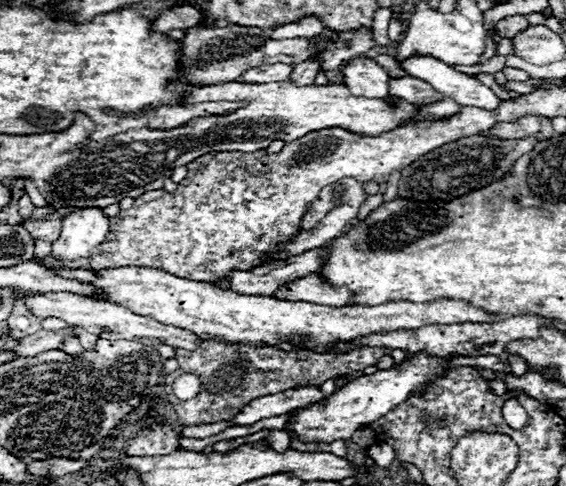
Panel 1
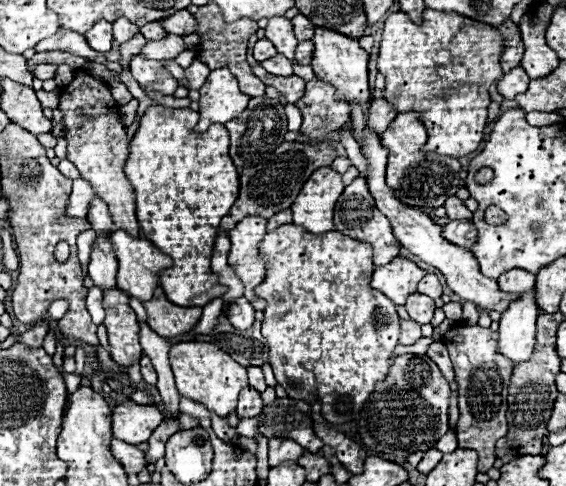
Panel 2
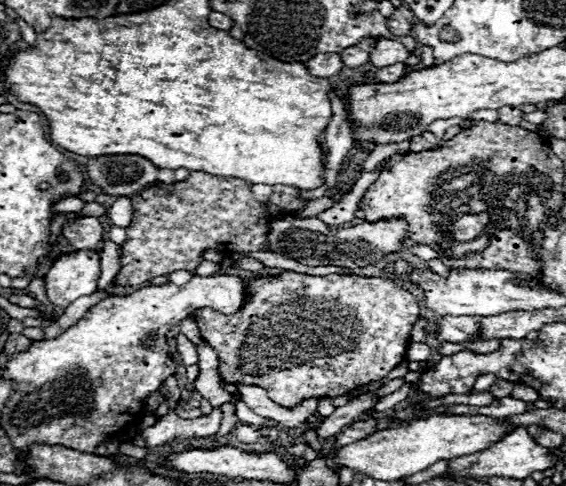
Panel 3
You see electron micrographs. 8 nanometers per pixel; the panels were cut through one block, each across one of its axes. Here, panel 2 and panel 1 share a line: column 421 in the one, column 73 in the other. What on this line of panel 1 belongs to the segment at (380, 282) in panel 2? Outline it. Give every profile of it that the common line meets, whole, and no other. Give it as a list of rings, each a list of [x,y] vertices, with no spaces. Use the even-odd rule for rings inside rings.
[[[50,268],[62,278],[74,278],[78,282],[92,284],[96,288],[94,300],[108,300],[120,306],[128,306],[134,314],[152,316],[158,322],[180,326],[196,334],[210,334],[228,338],[230,342],[266,342],[282,344],[286,336],[312,336],[310,350],[334,340],[350,340],[374,332],[394,330],[416,330],[428,324],[464,324],[464,322],[492,322],[488,312],[456,300],[434,300],[434,302],[384,302],[384,304],[358,304],[358,306],[324,306],[312,302],[278,300],[274,296],[252,296],[236,294],[234,290],[222,290],[214,284],[178,278],[164,270],[154,268],[104,268],[104,270],[82,270],[82,268]]]

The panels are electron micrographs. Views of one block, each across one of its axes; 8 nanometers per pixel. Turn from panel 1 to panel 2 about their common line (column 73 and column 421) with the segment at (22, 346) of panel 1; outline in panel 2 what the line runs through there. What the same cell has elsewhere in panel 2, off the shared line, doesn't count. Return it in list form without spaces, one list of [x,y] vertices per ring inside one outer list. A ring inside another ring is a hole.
[[[402,320],[402,332],[400,332],[400,344],[404,346],[410,346],[414,344],[418,338],[422,336],[420,332],[420,326],[416,322],[410,322],[410,320]]]

